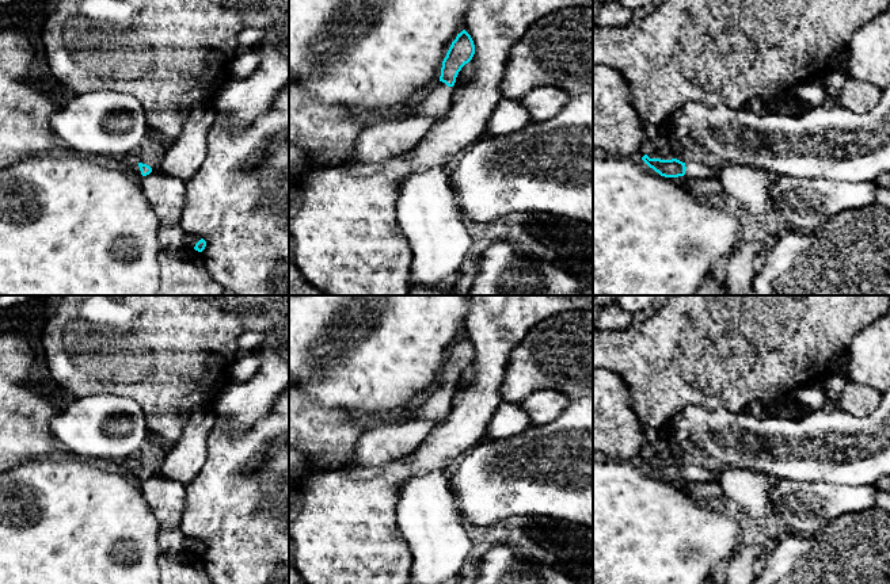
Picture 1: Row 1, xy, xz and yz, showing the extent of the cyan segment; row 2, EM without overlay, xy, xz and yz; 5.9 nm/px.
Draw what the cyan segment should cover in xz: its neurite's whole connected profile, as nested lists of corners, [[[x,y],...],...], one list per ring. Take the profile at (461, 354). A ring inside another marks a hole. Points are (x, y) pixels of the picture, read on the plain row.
[[[463,333],[452,346],[442,364],[440,385],[433,388],[418,404],[406,411],[402,420],[436,420],[442,421],[453,404],[453,389],[461,371],[475,358],[471,339]]]

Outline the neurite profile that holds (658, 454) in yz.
[[[653,444],[649,453],[653,462],[672,463],[676,462],[674,454],[661,446]]]

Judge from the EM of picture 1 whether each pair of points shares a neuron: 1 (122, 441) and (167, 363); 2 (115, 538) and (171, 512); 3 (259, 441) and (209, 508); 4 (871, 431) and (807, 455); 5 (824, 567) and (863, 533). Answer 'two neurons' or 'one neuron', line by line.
1: two neurons
2: two neurons
3: one neuron
4: one neuron
5: one neuron

